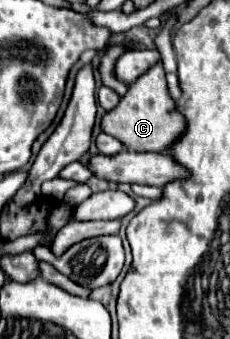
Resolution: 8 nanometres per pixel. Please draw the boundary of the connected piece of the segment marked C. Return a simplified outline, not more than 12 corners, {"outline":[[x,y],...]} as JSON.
{"outline":[[163,63],[101,119],[131,151],[165,151],[185,129]]}

